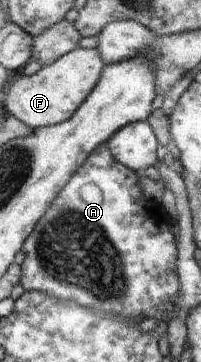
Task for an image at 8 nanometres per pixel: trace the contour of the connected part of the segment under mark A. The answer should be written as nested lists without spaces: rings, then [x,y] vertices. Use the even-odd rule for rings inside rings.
[[[101,144],[91,152],[70,183],[50,203],[23,244],[25,260],[20,265],[20,283],[24,291],[46,293],[60,300],[74,301],[92,312],[124,320],[131,318],[136,323],[143,320],[143,312],[147,318],[169,323],[180,293],[176,272],[178,248],[169,230],[173,217],[167,214],[160,202],[143,194],[138,184],[140,176],[140,173],[113,160],[107,144]]]

